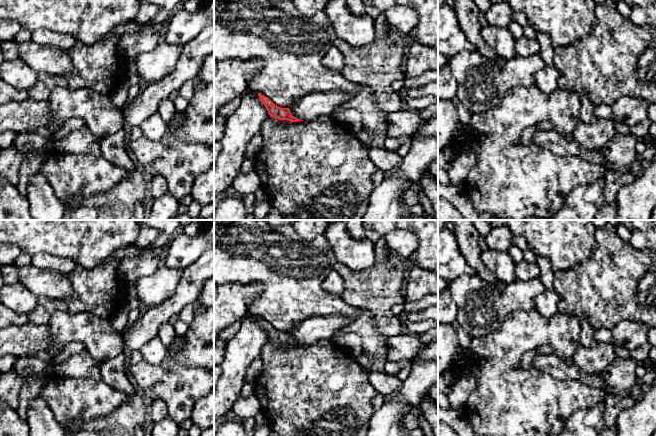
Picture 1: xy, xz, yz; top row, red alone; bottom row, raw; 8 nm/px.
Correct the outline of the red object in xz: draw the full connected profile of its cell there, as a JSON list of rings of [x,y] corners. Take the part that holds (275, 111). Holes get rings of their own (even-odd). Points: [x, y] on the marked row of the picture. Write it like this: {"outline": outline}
{"outline": [[[258,93],[259,98],[268,111],[268,117],[261,126],[260,135],[263,139],[263,147],[254,159],[254,171],[261,178],[263,186],[273,197],[272,207],[281,212],[286,220],[362,220],[369,204],[369,196],[373,191],[372,175],[378,169],[369,158],[369,149],[364,147],[350,127],[337,121],[330,115],[319,116],[313,120],[303,121],[294,117],[289,108],[281,108],[275,105],[268,97]]]}

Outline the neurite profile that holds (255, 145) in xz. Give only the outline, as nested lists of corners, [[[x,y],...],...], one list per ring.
[[[259,134],[254,136],[246,147],[244,153],[245,158],[254,160],[258,152],[262,149],[262,147],[263,147],[263,139],[261,135]]]

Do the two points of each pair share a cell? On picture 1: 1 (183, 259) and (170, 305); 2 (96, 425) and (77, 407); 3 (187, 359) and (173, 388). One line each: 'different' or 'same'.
1: different
2: different
3: different

